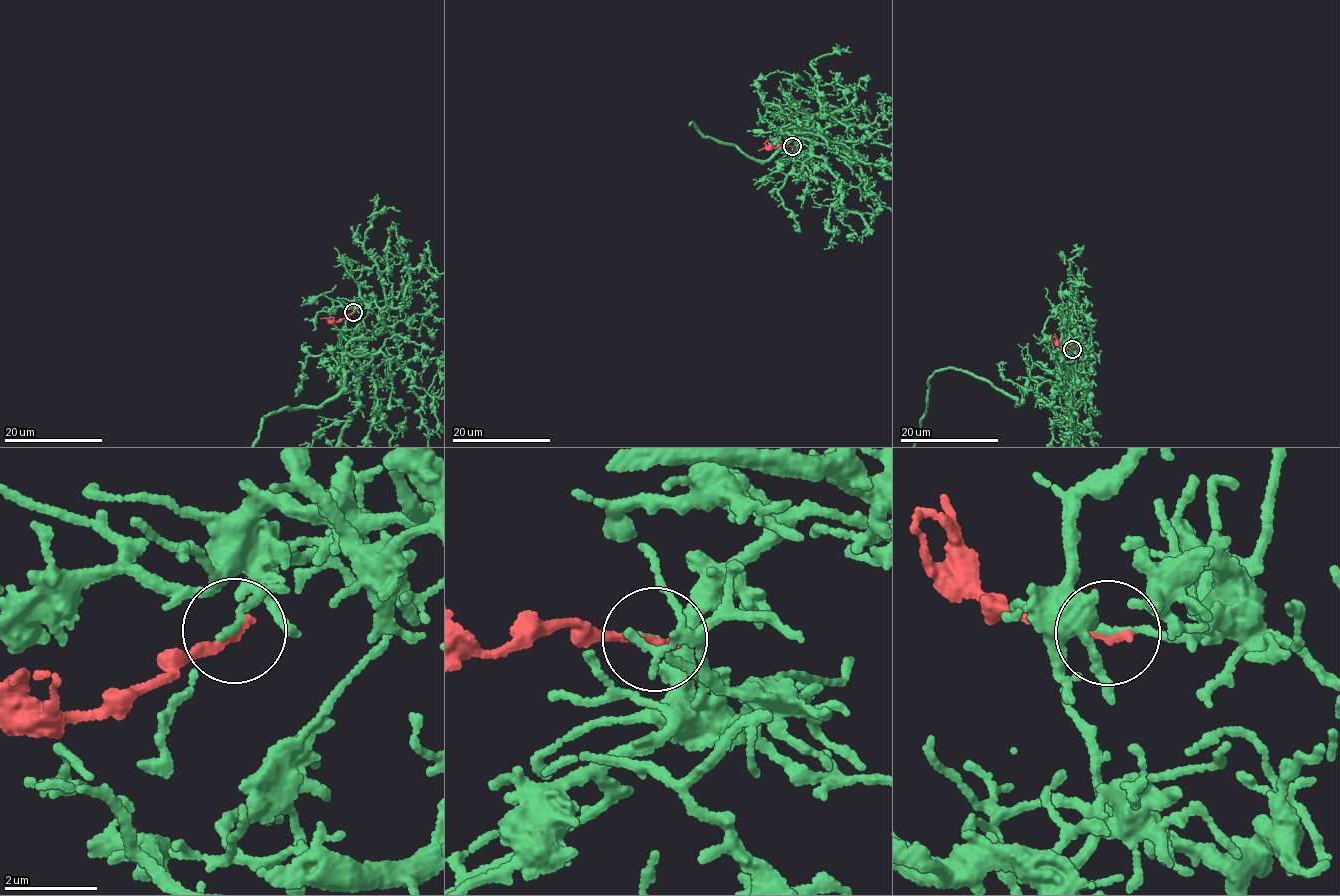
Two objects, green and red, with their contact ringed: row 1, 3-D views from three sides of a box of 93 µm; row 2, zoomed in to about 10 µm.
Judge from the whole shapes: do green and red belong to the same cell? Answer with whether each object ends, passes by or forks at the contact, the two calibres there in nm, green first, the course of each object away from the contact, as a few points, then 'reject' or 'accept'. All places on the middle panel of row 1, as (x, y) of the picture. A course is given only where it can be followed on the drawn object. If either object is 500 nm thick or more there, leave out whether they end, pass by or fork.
green ends there; red ends there; 140 nm thick on the green side, 200 nm on the other; red runs (792, 146), (757, 149); reject

